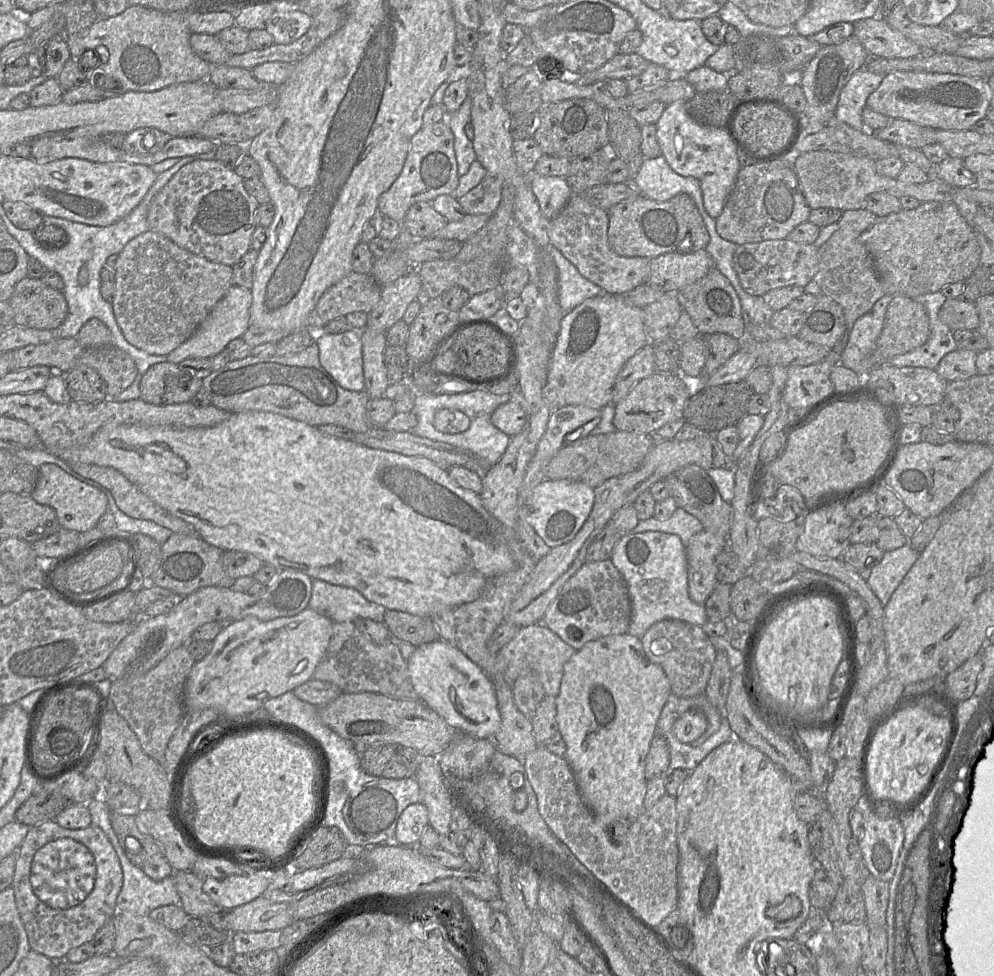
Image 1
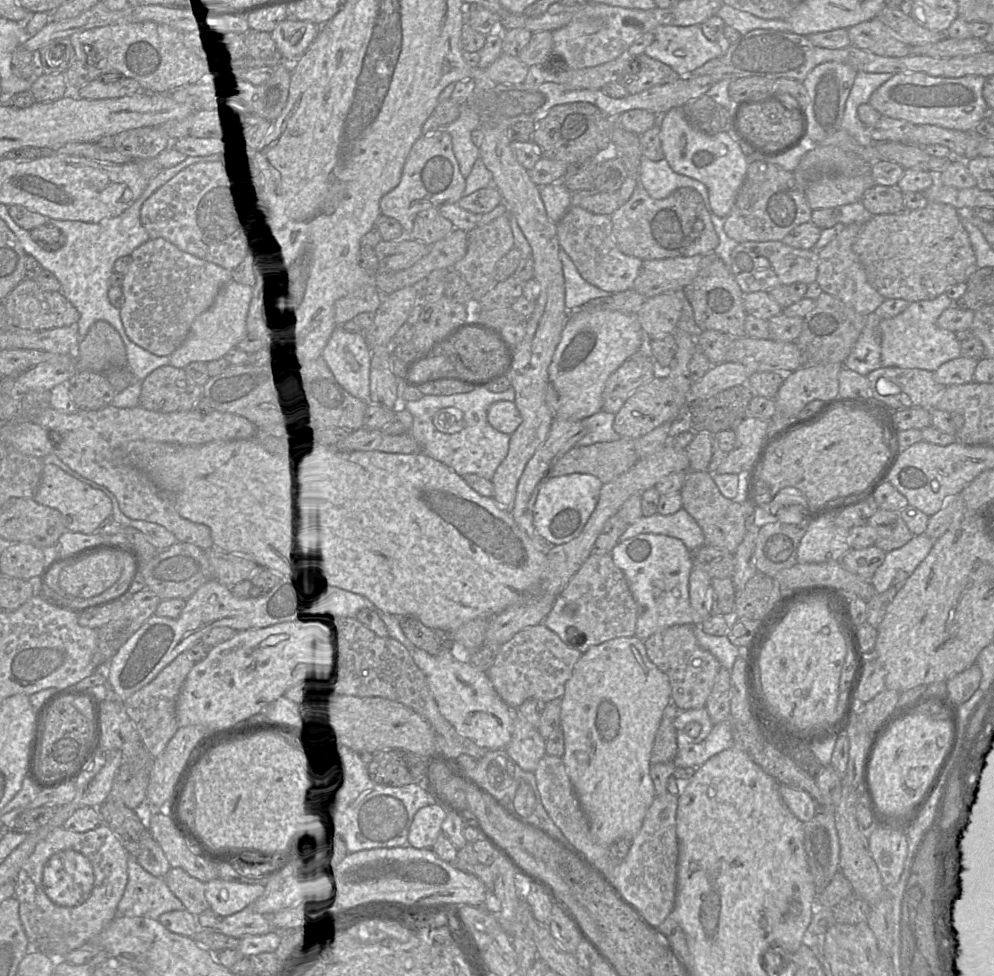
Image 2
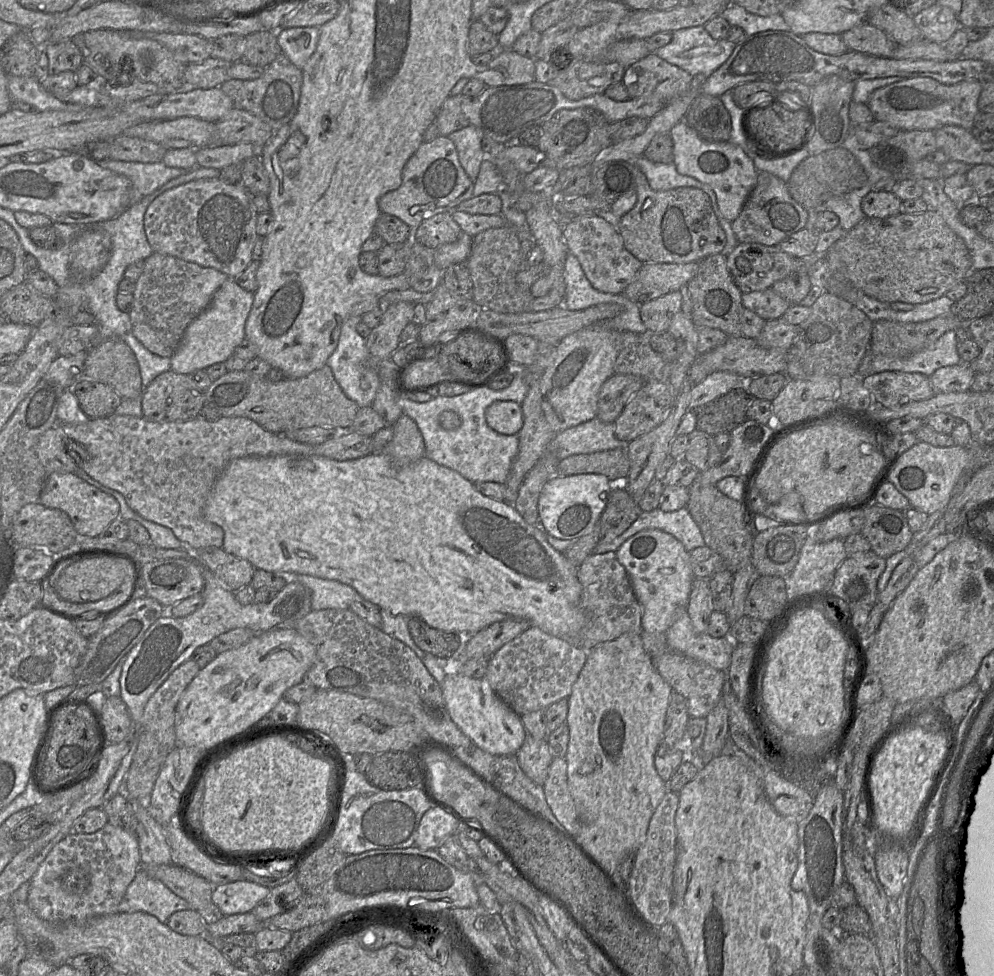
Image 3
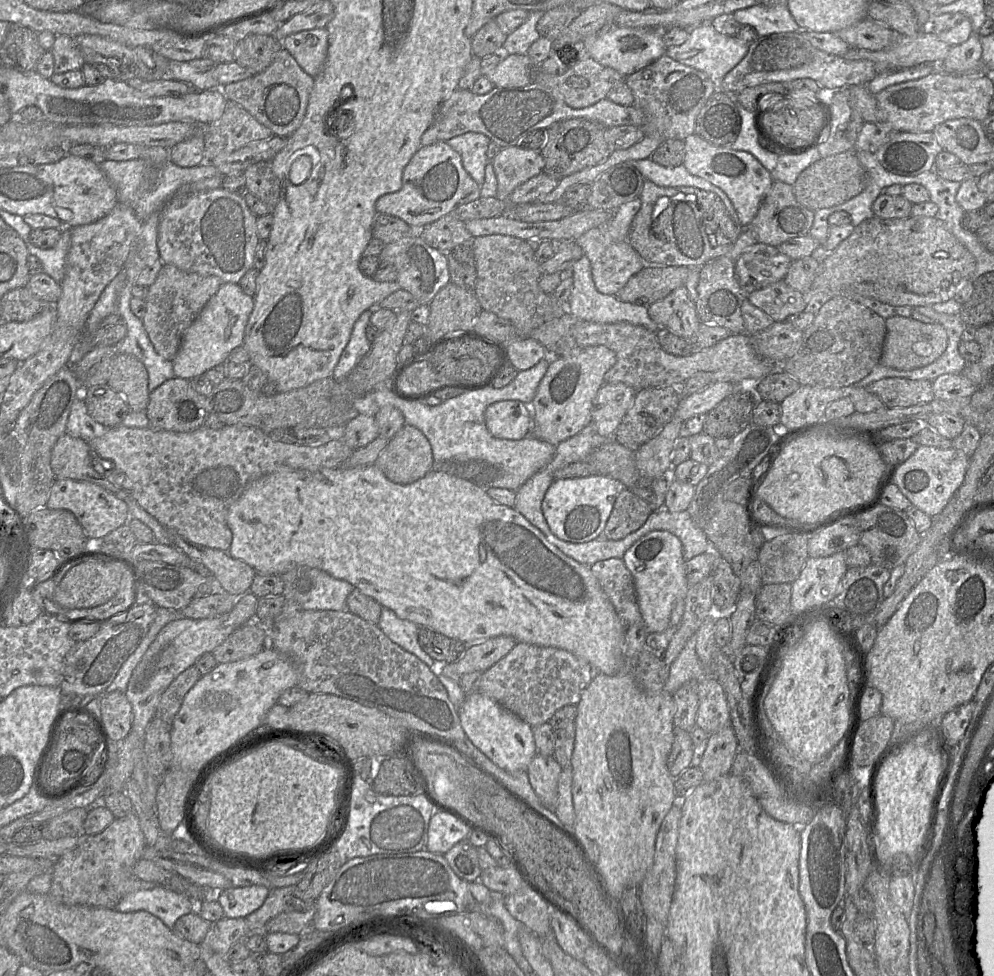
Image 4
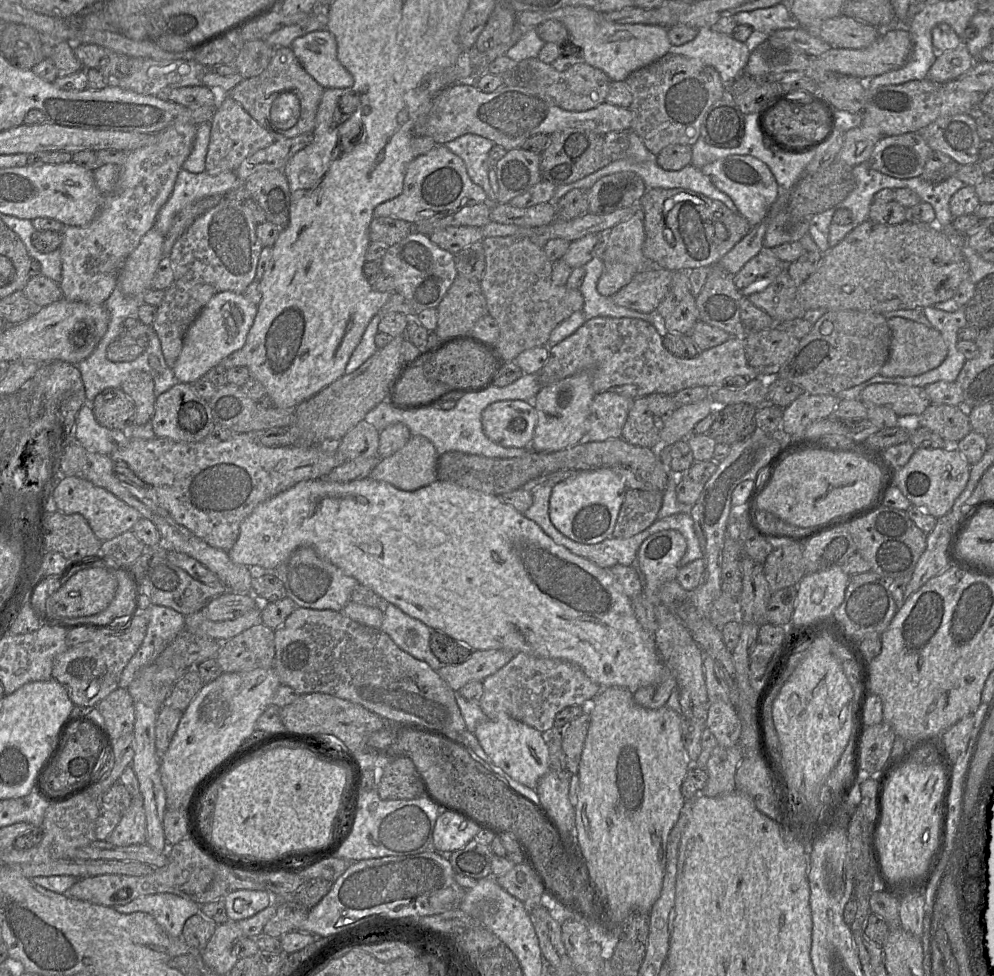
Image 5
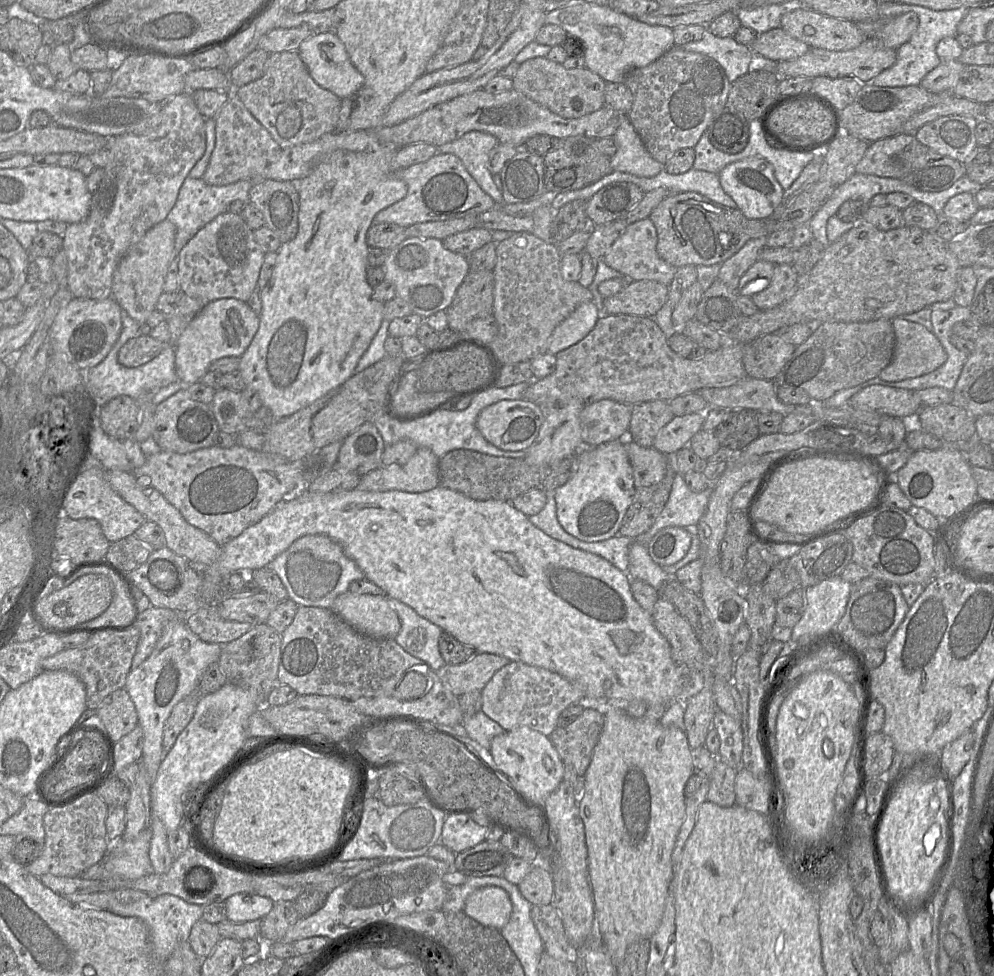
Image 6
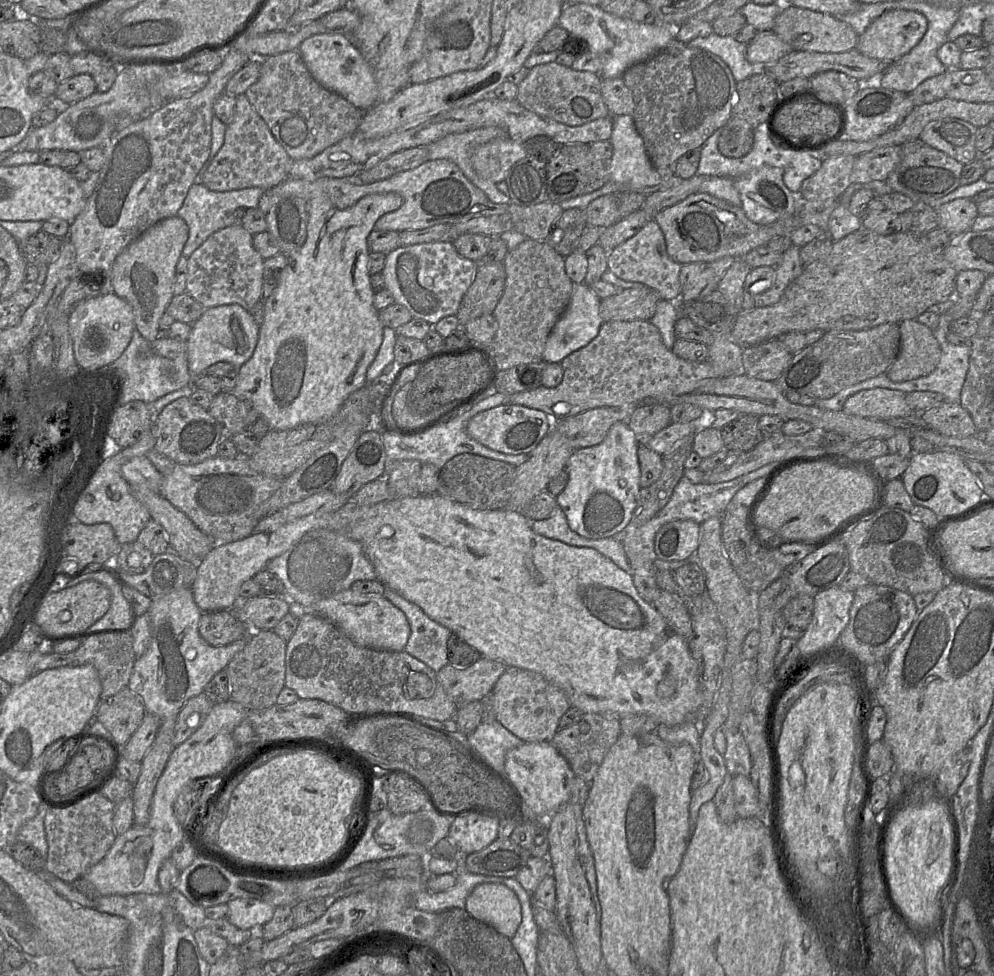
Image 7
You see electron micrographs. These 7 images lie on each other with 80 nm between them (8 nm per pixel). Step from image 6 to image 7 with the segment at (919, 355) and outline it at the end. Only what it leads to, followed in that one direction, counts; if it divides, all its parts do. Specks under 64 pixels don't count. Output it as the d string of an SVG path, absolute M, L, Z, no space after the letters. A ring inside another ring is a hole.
M917 320L899 323L900 350L886 375L893 382L905 382L932 373L941 359L941 348L932 330Z

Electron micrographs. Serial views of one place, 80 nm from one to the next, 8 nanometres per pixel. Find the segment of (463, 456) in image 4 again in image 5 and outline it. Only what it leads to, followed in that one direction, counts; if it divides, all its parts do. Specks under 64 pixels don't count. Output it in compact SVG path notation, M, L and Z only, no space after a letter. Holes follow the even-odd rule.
M524 374L505 387L492 385L480 392L463 394L455 406L448 410L438 408L437 406L414 411L403 411L392 407L384 400L366 414L365 420L374 425L379 432L391 424L403 423L409 428L411 435L421 435L429 439L435 446L439 456L449 451L461 451L488 458L505 459L521 457L530 448L504 447L496 444L485 435L481 420L482 412L488 405L496 401L523 400L533 402L540 389L541 384L538 374Z

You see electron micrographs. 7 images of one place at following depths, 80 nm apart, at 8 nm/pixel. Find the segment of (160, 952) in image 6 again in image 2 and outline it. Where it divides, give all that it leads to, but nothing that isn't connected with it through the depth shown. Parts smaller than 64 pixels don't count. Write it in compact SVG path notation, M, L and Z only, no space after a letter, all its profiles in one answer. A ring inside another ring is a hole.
M134 855L128 856L127 872L128 880L118 903L118 915L145 916L158 920L163 913L185 909L163 877L148 873Z

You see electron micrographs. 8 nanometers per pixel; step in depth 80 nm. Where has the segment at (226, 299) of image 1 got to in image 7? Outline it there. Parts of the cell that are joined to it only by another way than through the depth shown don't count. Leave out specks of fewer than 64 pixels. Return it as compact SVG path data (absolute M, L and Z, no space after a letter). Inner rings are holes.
M227 304L206 308L201 317L191 325L187 343L188 369L193 377L199 377L204 370L217 362L229 362L240 368L248 361L258 342L260 326L250 311L239 304Z

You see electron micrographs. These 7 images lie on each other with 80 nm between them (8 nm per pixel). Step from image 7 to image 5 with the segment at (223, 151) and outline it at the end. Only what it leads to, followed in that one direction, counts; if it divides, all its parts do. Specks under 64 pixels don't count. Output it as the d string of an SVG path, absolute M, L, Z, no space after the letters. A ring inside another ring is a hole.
M219 95L219 104L210 124L211 133L205 165L205 171L210 175L235 172L246 158L267 148L275 141L275 138L265 128L228 95L221 97Z

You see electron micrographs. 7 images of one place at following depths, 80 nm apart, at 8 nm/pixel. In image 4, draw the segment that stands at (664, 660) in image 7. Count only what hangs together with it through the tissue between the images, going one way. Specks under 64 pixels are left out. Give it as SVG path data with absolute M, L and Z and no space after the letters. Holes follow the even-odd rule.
M375 464L361 468L324 468L315 472L308 470L274 472L248 485L240 498L229 508L227 524L232 532L228 554L249 564L257 573L281 575L299 566L316 568L334 578L349 582L382 607L393 610L398 617L469 645L497 636L509 636L517 642L566 650L586 660L595 673L614 675L624 668L626 627L590 567L566 556L514 507L499 504L489 497L485 487L437 468L410 484L392 482Z

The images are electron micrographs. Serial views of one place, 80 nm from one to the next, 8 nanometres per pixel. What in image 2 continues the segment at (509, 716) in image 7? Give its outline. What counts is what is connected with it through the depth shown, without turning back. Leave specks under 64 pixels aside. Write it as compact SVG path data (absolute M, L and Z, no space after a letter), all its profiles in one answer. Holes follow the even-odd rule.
M538 624L519 631L503 644L487 674L504 702L518 709L529 698L541 699L545 703L562 698L565 684L581 656L580 651L567 646L544 624Z

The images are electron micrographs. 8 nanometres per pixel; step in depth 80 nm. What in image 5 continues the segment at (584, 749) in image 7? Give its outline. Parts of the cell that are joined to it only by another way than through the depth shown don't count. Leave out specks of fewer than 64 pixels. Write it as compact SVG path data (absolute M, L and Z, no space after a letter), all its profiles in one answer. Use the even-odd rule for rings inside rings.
M587 700L582 705L582 714L560 728L561 747L566 756L569 771L577 775L584 743L591 721L590 711L593 700Z

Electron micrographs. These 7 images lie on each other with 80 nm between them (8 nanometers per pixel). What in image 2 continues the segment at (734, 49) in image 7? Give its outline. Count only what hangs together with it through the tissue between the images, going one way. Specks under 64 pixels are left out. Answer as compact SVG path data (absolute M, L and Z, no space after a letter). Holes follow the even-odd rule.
M661 25L651 31L654 41L645 49L644 54L670 66L680 76L691 76L690 74L707 61L721 57L730 45L722 42L710 41L702 32L700 25L691 26L669 26Z

